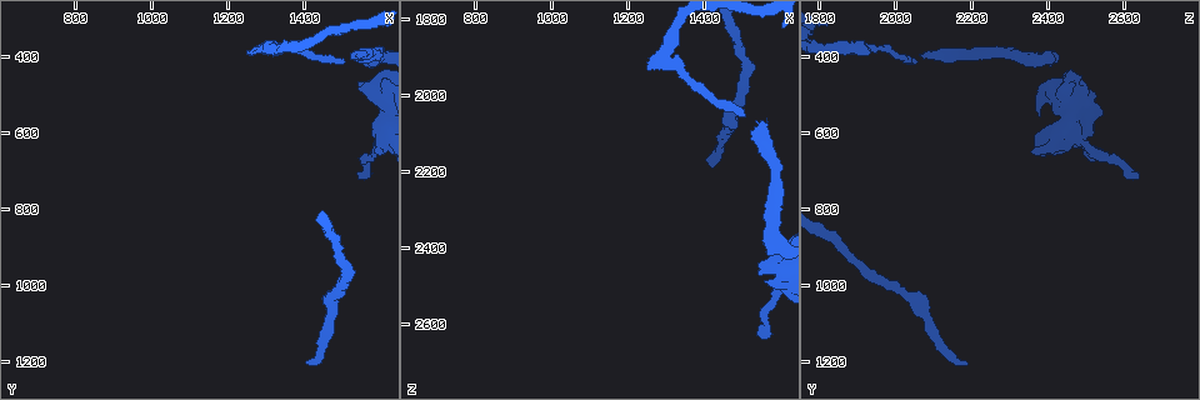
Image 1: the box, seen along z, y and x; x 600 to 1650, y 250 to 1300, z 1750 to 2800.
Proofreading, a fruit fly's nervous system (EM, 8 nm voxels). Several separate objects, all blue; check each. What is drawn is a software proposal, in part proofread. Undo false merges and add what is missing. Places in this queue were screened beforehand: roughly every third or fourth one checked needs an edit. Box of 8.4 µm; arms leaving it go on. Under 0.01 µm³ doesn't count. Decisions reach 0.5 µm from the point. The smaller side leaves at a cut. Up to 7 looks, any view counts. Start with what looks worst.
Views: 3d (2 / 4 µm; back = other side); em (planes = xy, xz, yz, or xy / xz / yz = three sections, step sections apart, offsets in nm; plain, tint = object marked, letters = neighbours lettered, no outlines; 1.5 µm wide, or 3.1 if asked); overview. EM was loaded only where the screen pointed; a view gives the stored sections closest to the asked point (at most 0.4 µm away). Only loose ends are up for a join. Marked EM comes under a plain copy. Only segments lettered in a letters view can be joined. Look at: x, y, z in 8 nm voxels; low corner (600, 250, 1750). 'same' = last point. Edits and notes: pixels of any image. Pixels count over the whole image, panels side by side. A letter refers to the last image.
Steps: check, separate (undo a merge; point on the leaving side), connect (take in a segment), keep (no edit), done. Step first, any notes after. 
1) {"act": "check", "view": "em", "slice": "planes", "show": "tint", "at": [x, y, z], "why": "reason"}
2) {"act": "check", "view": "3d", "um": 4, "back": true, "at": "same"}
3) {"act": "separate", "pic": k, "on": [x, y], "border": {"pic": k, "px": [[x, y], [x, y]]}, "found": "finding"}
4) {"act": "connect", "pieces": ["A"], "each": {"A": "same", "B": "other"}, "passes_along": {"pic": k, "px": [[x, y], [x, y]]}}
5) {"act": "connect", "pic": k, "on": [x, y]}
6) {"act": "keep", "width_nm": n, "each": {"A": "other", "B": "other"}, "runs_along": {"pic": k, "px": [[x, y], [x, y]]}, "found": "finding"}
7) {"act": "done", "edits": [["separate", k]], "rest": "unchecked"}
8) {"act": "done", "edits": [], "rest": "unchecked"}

{"act": "check", "view": "em", "slice": "yz", "step": 8, "show": "letters", "at": [1410, 1195, 2185], "why": "branch stops here"}

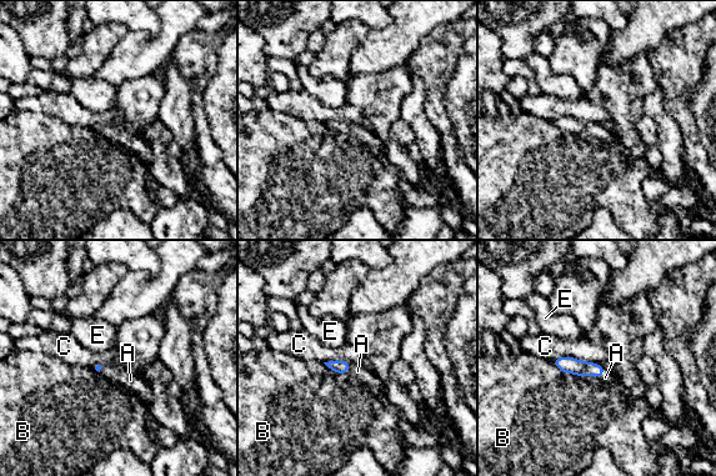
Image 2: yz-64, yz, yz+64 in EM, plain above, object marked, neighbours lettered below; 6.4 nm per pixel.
{"act": "check", "view": "em", "slice": "planes", "show": "letters", "at": "same", "why": "cut it another way"}

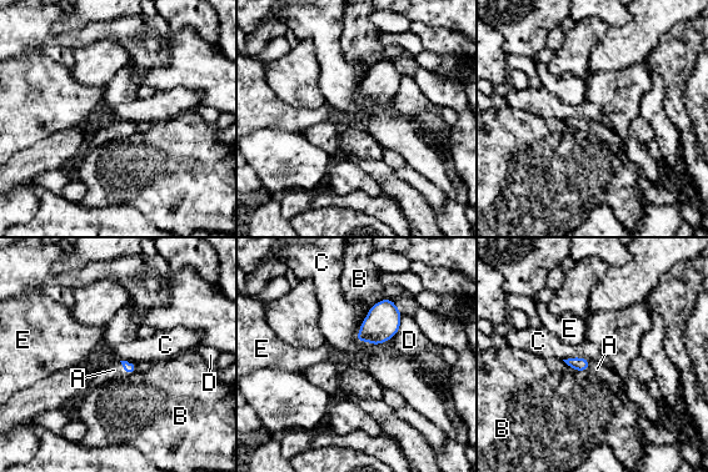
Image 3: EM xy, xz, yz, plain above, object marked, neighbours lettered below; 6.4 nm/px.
{"act": "connect", "pieces": ["A"], "longest_contact_nm": ["C", 260], "each": {"A": "same", "B": "other", "C": "other", "D": "other", "E": "other"}, "found": "it goes on there"}

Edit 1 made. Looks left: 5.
{"act": "check", "view": "em", "slice": "planes", "show": "tint", "at": [1550, 470, 2450], "why": "branch stops here"}

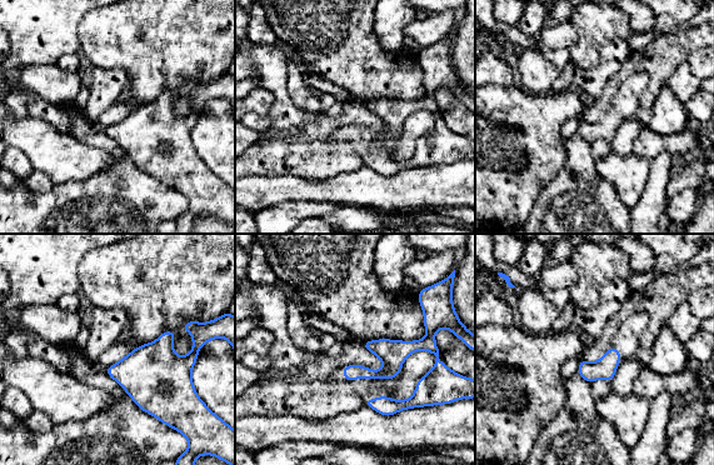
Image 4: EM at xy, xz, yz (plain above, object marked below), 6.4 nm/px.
{"act": "check", "view": "em", "slice": "planes", "show": "letters", "at": "same", "why": "what lies round it"}

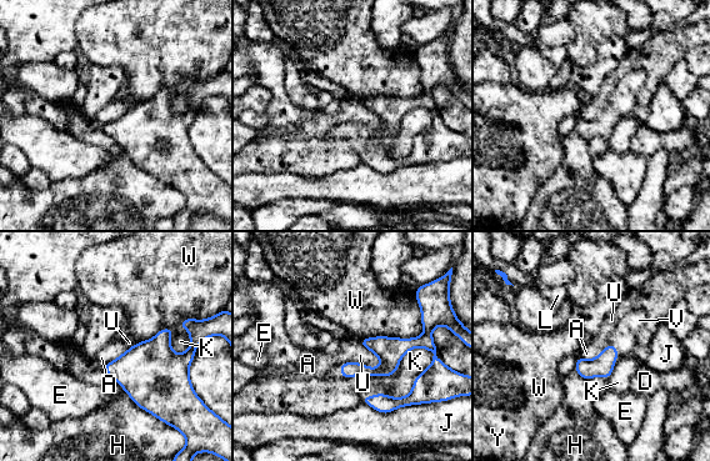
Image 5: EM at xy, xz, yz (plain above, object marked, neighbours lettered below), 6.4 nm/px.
{"act": "connect", "pieces": ["V"], "each": {"A": "other", "D": "other", "E": "other", "H": "other", "J": "other", "K": "other", "L": "other", "U": "other", "V": "same", "W": "other", "Y": "other"}, "passes_along": {"pic": 5, "px": [[349, 369], [340, 371], [334, 374]]}, "found": "it goes on there"}

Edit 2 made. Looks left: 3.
{"act": "check", "view": "overview", "why": "see it whole again"}

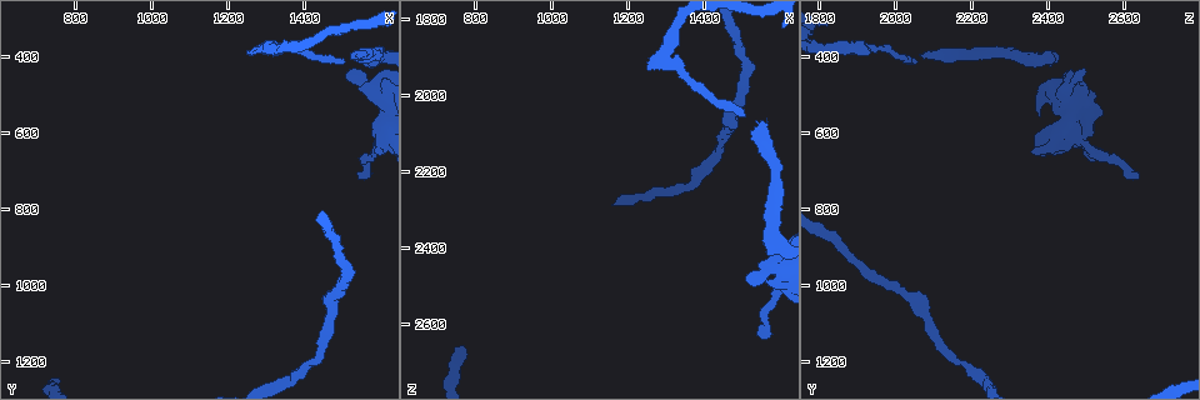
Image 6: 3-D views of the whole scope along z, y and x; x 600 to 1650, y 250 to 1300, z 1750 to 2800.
{"act": "check", "view": "em", "slice": "xy", "step": 8, "show": "tint", "at": [1535, 705, 2635], "why": "tapers out"}

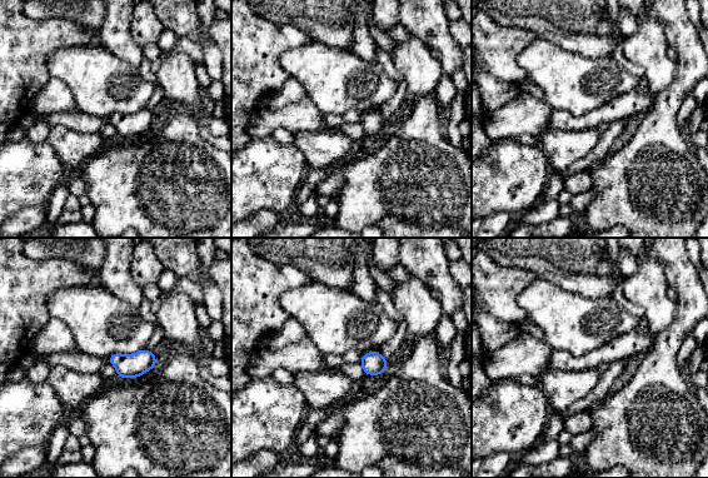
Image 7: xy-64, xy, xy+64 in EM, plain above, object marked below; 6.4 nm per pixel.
{"act": "check", "view": "em", "slice": "planes", "show": "letters", "at": "same", "why": "another direction"}

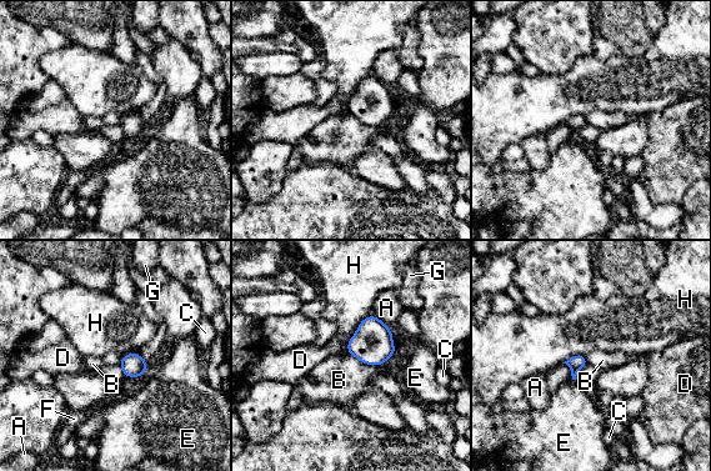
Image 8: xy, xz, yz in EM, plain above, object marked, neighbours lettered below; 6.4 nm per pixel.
{"act": "keep", "each": {"A": "other", "B": "other", "C": "other", "D": "other", "E": "other", "F": "other", "G": "other", "H": "other"}, "border": {"pic": 8, "px": [[348, 352], [362, 362], [381, 366]]}, "found": "none of them fits"}

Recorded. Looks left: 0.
{"act": "done", "edits": [["connect", 3], ["connect", 5]], "rest": "unchecked"}

